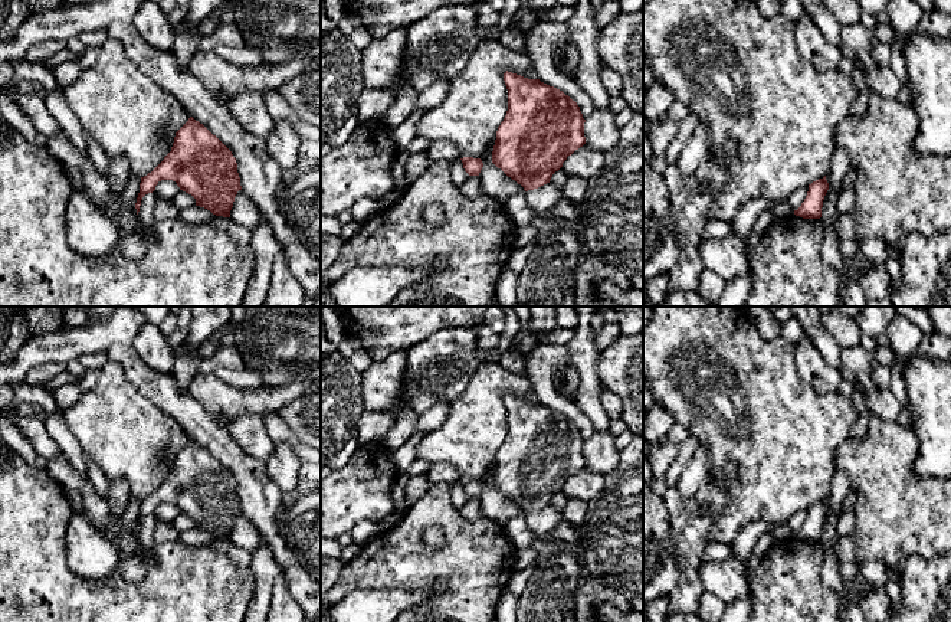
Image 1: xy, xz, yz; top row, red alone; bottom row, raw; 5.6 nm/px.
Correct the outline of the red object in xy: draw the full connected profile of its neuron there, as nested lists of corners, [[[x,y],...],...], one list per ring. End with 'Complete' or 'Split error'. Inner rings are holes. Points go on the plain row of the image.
[[[193,439],[176,455],[171,474],[147,498],[141,500],[135,531],[140,534],[141,523],[153,515],[161,502],[173,502],[180,513],[196,521],[196,528],[210,533],[216,538],[230,540],[235,520],[240,508],[237,485],[232,474]]]. Complete

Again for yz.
[[[826,498],[809,507],[809,514],[801,528],[794,533],[803,541],[820,541],[824,518],[829,513]]]. Complete

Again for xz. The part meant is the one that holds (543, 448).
[[[505,395],[508,433],[498,449],[492,485],[525,514],[550,505],[552,497],[586,466],[580,429],[540,402]]]. Complete

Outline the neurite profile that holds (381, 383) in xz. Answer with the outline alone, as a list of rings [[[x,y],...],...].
[[[397,350],[381,361],[374,361],[373,366],[361,373],[361,397],[365,410],[394,410],[406,400],[400,392],[403,389],[407,366],[407,350]]]

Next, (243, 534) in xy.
[[[239,513],[235,520],[230,540],[250,554],[256,551],[262,541],[256,527],[245,517],[243,513]]]

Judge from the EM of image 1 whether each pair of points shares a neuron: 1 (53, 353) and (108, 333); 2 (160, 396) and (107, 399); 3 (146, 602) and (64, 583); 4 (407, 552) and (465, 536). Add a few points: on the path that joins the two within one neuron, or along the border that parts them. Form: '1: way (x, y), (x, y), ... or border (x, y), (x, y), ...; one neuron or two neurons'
1: way (66, 343), (95, 336); one neuron
2: border (123, 373), (171, 419); two neurons
3: way (125, 602), (84, 602); one neuron
4: way (422, 556), (445, 556), (451, 550); one neuron

